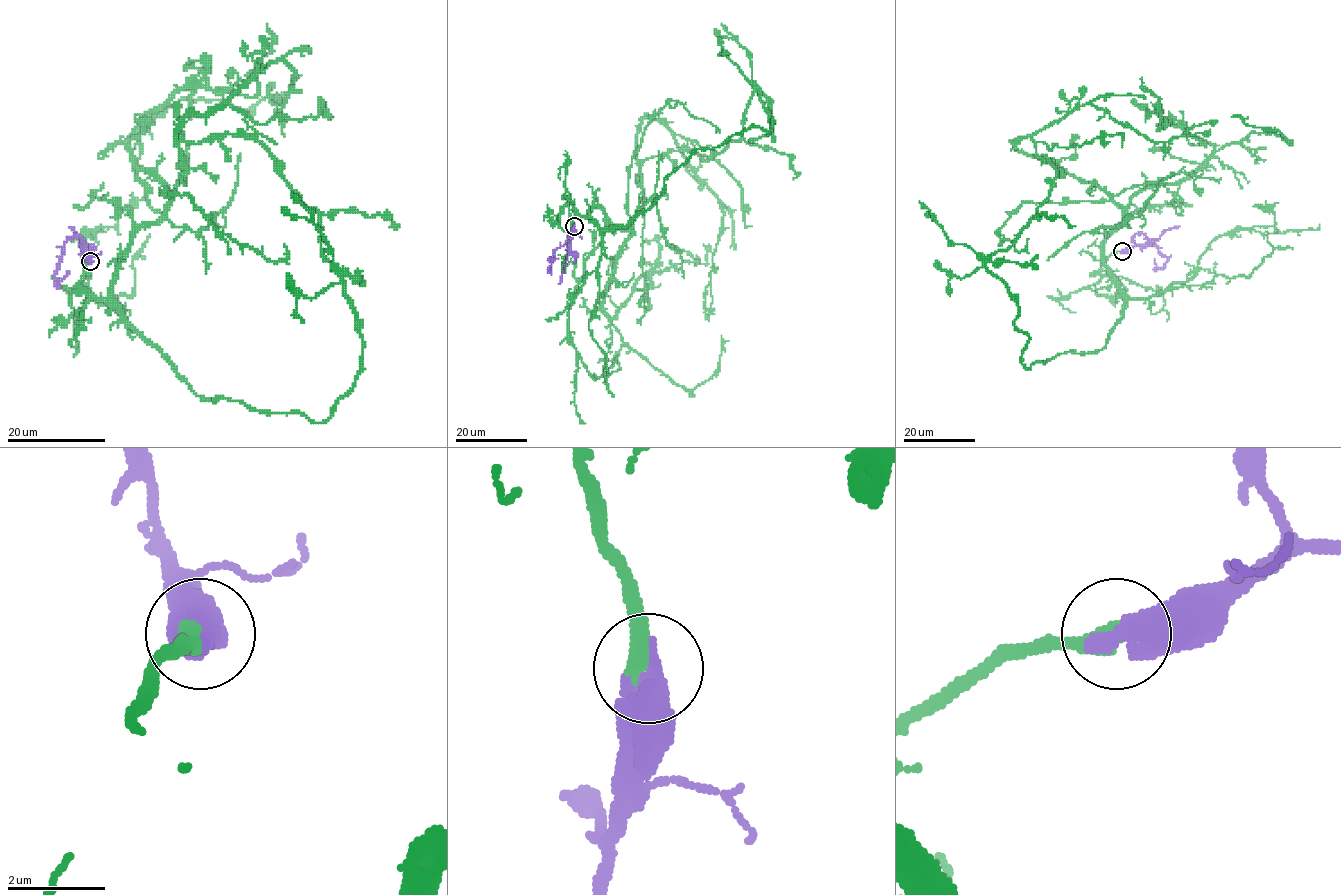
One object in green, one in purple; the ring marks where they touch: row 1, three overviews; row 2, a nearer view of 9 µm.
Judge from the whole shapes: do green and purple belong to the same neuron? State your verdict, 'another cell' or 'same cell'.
same cell

